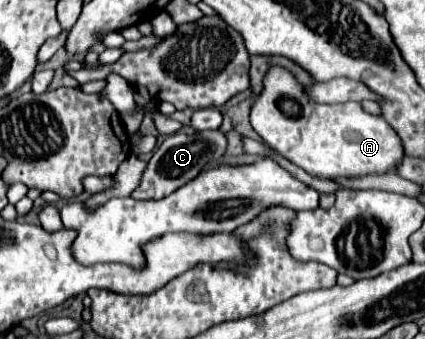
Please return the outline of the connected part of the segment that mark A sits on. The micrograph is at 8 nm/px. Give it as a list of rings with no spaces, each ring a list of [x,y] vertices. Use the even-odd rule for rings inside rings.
[[[281,67],[269,69],[263,85],[263,93],[251,107],[251,127],[277,155],[289,159],[309,175],[335,181],[339,177],[383,175],[401,167],[405,157],[403,143],[383,117],[365,113],[359,103],[317,105],[301,93],[303,87]]]

